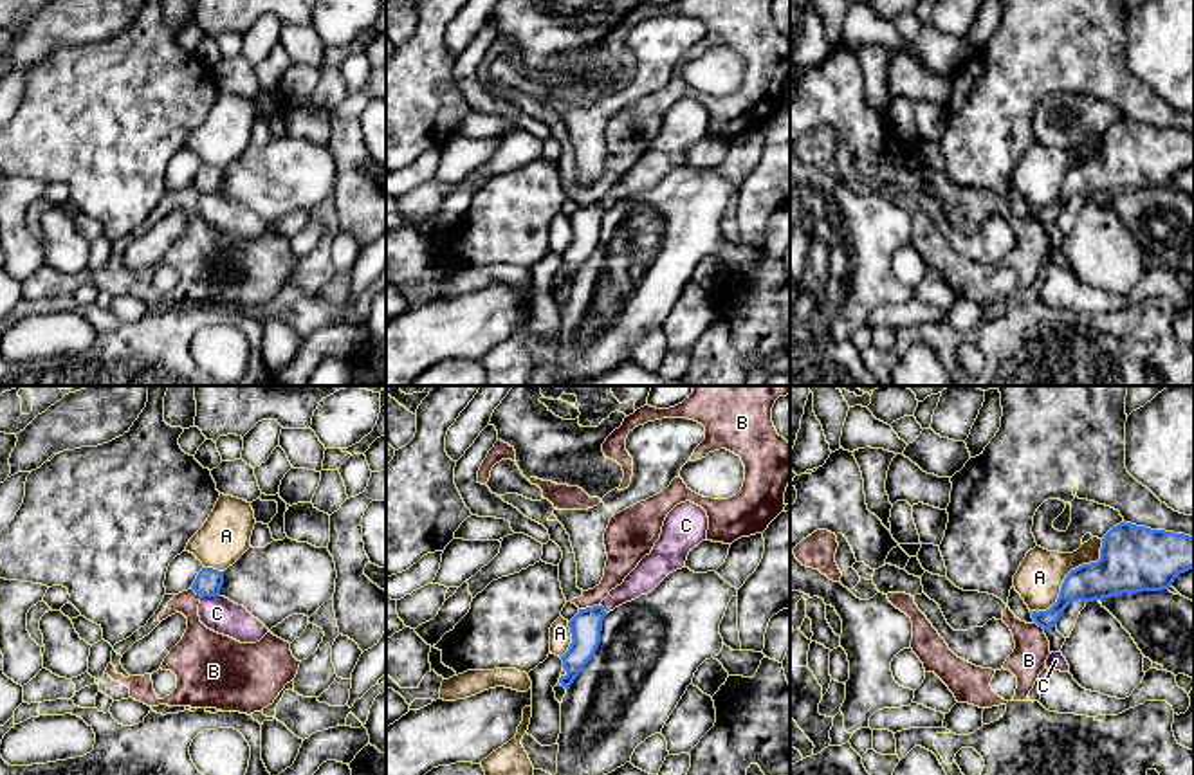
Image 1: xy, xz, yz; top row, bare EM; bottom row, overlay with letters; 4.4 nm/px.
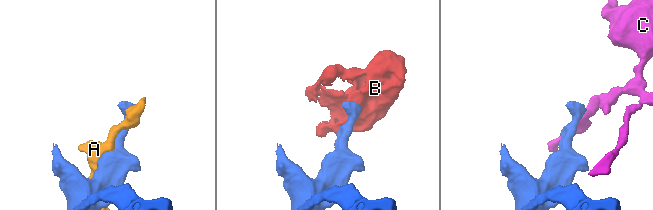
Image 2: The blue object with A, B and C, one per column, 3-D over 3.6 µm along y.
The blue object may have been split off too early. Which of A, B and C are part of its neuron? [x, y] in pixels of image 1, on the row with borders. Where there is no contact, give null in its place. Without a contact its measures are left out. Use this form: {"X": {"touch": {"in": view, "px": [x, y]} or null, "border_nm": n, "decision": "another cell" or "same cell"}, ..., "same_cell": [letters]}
{"A": {"touch": {"in": "yz", "px": [1066, 575]}, "border_nm": 460, "decision": "another cell"}, "B": {"touch": {"in": "xz", "px": [588, 608]}, "border_nm": 100, "decision": "another cell"}, "C": {"touch": {"in": "xy", "px": [211, 595]}, "border_nm": 80, "decision": "another cell"}, "same_cell": []}

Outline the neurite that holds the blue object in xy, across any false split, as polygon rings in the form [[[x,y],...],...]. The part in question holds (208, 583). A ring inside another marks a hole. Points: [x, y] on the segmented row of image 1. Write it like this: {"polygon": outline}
{"polygon": [[[202,568],[191,589],[200,597],[220,597],[222,584],[224,584],[224,571],[213,568]]]}

